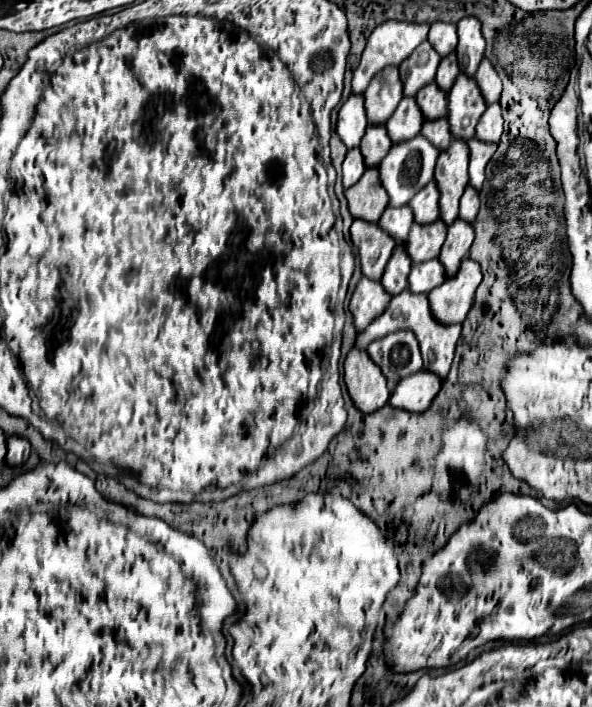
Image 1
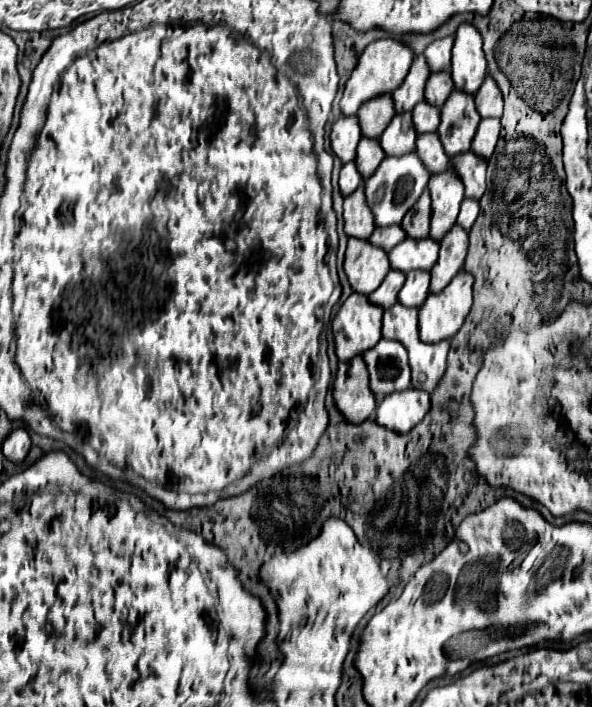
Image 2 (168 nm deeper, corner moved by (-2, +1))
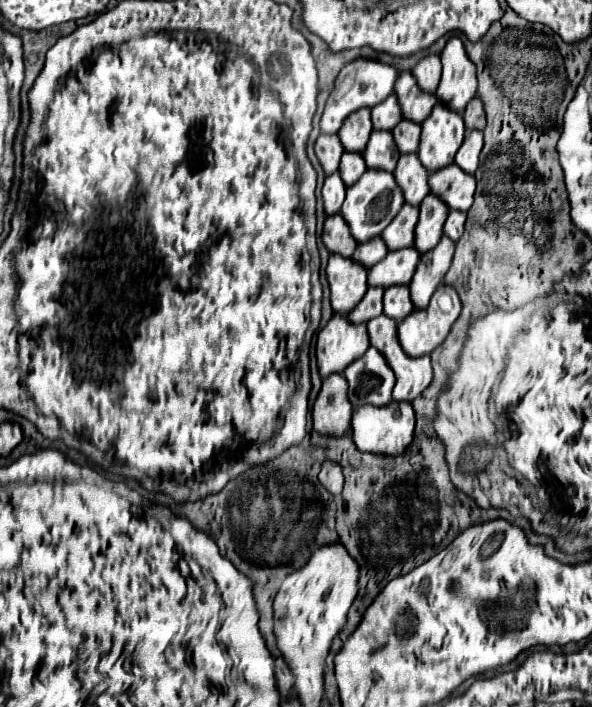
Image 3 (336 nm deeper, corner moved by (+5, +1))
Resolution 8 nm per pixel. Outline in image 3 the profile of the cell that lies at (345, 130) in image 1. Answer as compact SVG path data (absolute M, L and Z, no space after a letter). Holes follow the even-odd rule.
M320 135L316 139L316 143L314 143L314 151L316 151L316 157L318 157L318 161L320 161L326 177L338 171L340 157L344 153L338 135Z

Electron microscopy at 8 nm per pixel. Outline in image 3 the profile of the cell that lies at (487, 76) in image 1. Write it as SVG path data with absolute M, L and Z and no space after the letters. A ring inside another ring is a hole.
M474 97L470 103L468 103L468 107L466 107L466 111L462 113L462 117L464 117L464 125L466 125L466 129L484 129L484 125L486 125L486 115L484 115L484 107L482 107L482 101L478 101L478 97Z

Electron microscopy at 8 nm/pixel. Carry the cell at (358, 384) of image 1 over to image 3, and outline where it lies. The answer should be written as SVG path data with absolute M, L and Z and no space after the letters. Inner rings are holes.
M334 373L324 379L312 407L312 427L320 435L340 437L350 431L352 405L348 401L348 383Z

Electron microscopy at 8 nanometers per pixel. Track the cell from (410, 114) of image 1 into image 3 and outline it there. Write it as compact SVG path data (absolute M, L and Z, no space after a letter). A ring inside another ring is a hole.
M372 131L370 141L366 149L362 151L366 169L384 169L384 171L394 171L396 161L398 161L398 151L392 141L390 131Z

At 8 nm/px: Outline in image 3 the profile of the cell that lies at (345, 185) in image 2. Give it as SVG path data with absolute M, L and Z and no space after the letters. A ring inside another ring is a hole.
M338 173L326 177L324 187L322 187L322 197L324 197L324 213L336 215L340 211L340 205L344 201L344 197L346 197L346 187L340 181Z

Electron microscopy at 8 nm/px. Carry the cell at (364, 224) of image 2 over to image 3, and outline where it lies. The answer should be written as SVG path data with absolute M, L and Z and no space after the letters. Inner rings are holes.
M332 215L326 219L324 231L322 231L322 241L330 253L342 255L342 257L352 257L352 253L358 245L340 215Z

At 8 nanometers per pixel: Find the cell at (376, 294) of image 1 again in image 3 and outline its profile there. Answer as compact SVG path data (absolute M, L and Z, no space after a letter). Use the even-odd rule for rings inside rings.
M334 315L318 333L316 361L320 377L342 373L352 361L360 359L370 347L366 325L352 325L342 315Z

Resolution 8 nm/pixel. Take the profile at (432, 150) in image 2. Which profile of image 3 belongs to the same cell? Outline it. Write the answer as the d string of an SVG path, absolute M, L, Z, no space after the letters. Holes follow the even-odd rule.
M414 153L400 157L394 177L396 183L400 183L400 189L404 189L404 203L420 205L420 201L428 195L428 171L420 165Z

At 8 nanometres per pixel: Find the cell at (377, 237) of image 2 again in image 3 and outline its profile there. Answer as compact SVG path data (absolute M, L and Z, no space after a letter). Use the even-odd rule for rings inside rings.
M374 237L368 243L360 243L356 247L356 253L352 255L352 261L360 261L360 265L364 265L364 269L370 269L372 265L376 265L376 261L384 259L388 253L384 241L380 237Z

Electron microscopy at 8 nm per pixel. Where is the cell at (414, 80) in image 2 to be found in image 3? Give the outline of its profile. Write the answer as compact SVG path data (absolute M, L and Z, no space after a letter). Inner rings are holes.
M390 95L380 105L372 107L372 127L376 131L392 131L402 119L396 95Z

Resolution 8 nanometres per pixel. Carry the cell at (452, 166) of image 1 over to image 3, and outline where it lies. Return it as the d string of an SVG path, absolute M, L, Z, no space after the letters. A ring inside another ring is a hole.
M436 195L424 197L424 201L420 203L420 221L416 223L416 233L414 233L414 249L426 253L440 241L446 215L448 209L442 201L436 199Z

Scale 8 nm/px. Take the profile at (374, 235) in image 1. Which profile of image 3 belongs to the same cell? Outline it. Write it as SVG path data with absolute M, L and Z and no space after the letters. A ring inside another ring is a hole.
M330 255L326 277L330 285L330 305L334 313L346 315L360 303L368 289L366 275L368 271L352 259Z

